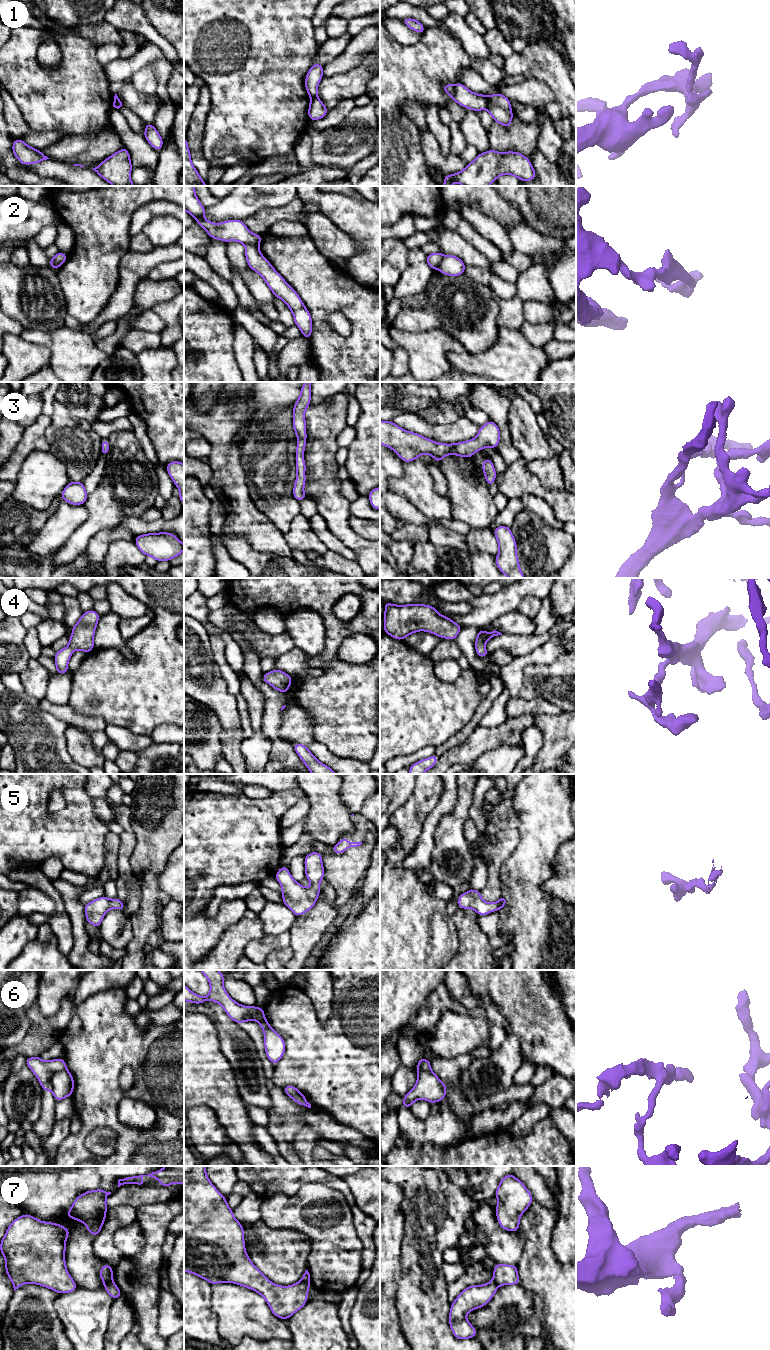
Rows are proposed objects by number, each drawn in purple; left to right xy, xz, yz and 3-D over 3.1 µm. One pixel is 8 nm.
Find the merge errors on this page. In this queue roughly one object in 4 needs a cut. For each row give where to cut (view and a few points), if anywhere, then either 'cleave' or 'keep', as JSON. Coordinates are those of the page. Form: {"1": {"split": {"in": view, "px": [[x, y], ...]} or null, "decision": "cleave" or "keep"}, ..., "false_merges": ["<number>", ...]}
{"1": {"split": {"in": "yz", "px": [[486, 97], [487, 108]]}, "decision": "cleave"}, "2": {"split": {"in": "yz", "px": [[444, 255], [438, 268]]}, "decision": "cleave"}, "3": {"split": null, "decision": "keep"}, "4": {"split": null, "decision": "keep"}, "5": {"split": null, "decision": "keep"}, "6": {"split": {"in": "xy", "px": [[66, 1068], [58, 1071], [52, 1077], [52, 1090]]}, "decision": "cleave"}, "7": {"split": {"in": "xy", "px": [[112, 1279], [104, 1284]]}, "decision": "cleave"}, "false_merges": ["1", "2", "6", "7"]}

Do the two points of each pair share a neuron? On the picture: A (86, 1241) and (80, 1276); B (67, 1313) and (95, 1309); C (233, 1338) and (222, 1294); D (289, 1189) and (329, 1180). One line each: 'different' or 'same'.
A: same
B: same
C: same
D: same

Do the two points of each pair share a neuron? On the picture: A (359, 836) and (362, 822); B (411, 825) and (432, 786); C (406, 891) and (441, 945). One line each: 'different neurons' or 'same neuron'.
A: same neuron
B: same neuron
C: same neuron

